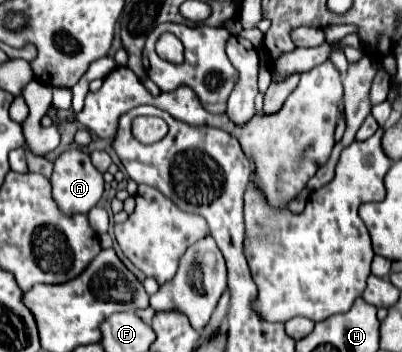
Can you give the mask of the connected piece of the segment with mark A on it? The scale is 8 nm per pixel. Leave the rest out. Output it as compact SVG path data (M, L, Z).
M69 149L55 161L55 169L51 175L51 187L53 187L53 199L57 207L69 217L73 217L79 213L89 213L99 203L103 195L103 177L91 165L89 153L83 153L79 149Z

